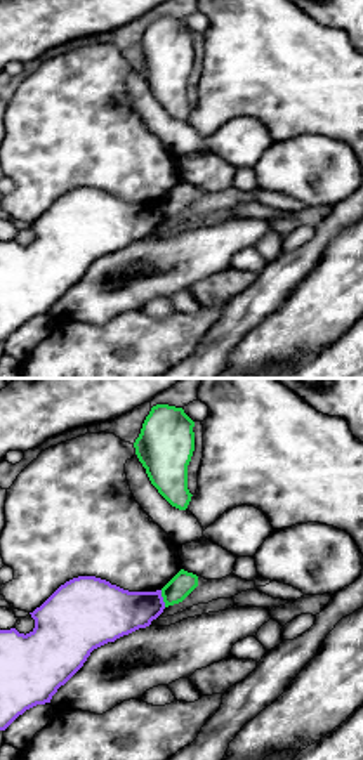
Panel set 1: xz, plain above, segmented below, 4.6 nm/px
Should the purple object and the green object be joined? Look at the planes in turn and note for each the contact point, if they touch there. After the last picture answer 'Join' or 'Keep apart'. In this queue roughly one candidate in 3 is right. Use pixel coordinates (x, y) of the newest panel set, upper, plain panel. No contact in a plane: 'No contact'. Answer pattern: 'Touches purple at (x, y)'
Touches purple at (162, 210)

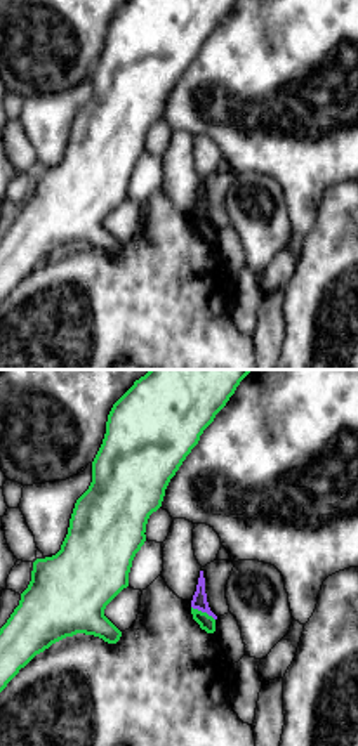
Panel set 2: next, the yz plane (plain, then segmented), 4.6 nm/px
Touches purple at (204, 222)

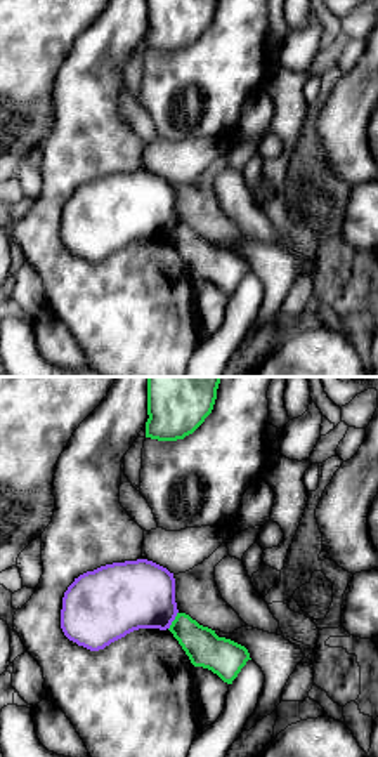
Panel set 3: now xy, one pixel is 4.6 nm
Touches purple at (174, 230)

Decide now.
Keep apart

